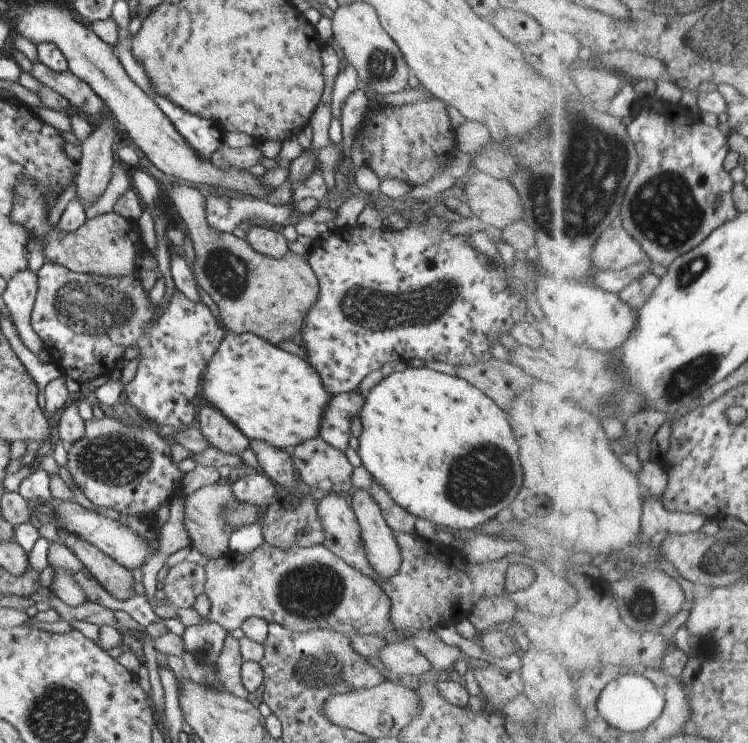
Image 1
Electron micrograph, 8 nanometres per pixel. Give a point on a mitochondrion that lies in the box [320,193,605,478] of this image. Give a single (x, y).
(382, 312)

